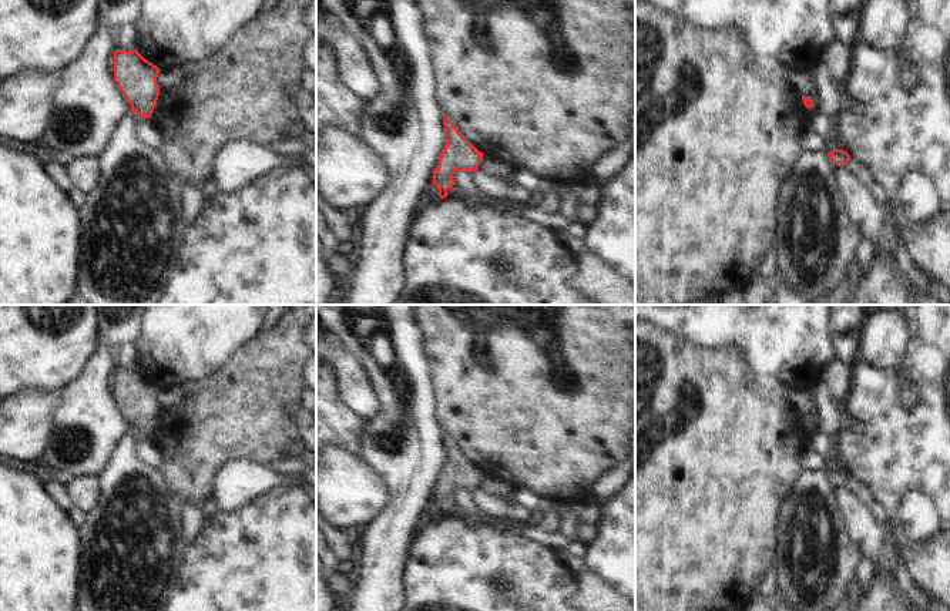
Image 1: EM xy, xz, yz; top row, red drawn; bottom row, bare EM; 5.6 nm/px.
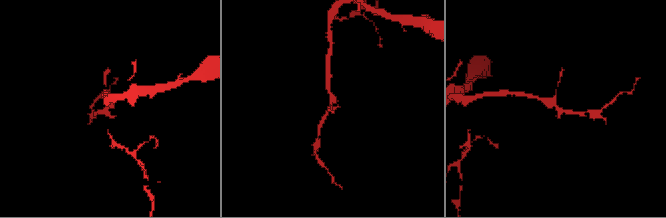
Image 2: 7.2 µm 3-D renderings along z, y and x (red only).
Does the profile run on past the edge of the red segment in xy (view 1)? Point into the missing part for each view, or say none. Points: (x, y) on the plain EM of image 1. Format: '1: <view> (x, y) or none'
1: none

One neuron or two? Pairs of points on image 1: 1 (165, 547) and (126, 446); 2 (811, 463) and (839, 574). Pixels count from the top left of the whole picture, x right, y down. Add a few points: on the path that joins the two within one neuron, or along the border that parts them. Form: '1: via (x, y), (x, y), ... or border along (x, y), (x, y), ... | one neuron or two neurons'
1: via (143, 521), (136, 514), (131, 472) | one neuron
2: via (818, 490), (819, 510), (838, 531), (838, 547) | one neuron

